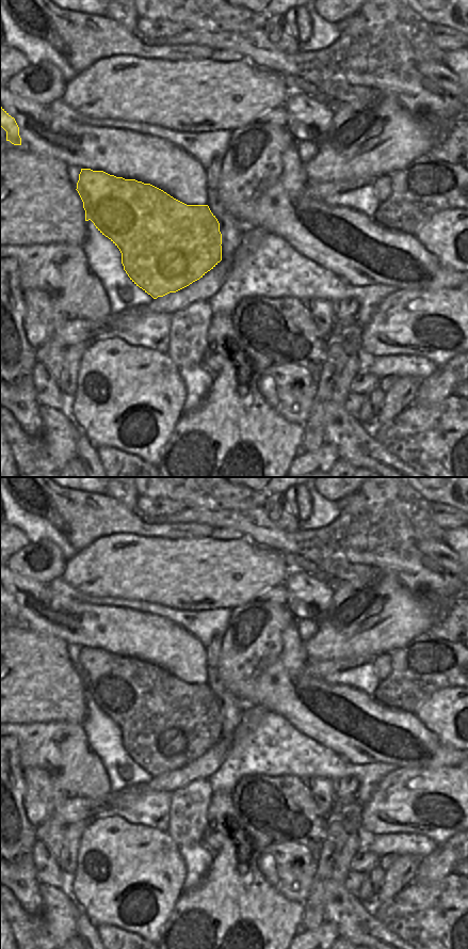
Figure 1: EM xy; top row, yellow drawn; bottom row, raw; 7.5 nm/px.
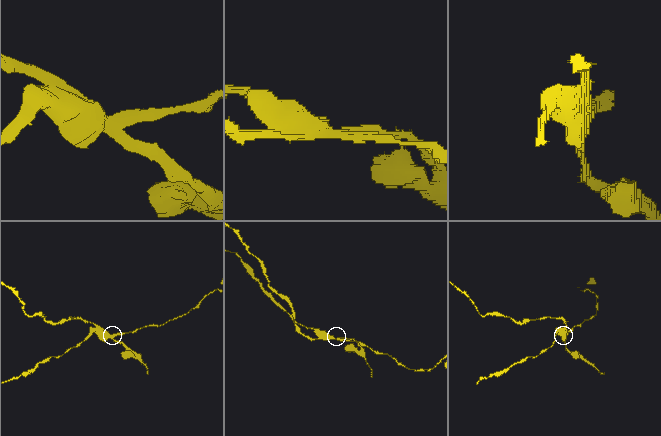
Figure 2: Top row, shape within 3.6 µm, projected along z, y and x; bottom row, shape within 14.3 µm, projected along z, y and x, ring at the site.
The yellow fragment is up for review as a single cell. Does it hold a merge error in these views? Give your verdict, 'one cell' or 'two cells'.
two cells

